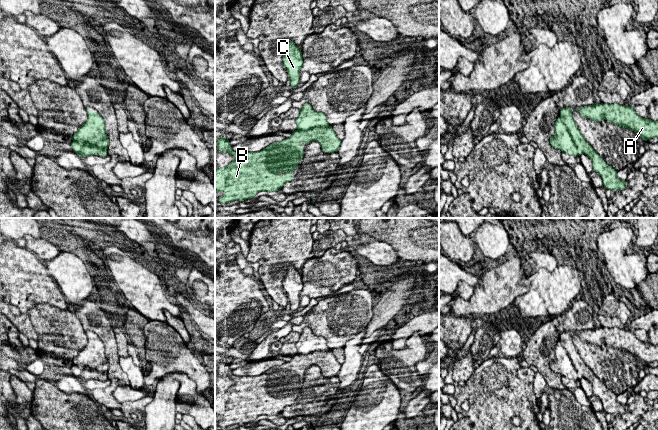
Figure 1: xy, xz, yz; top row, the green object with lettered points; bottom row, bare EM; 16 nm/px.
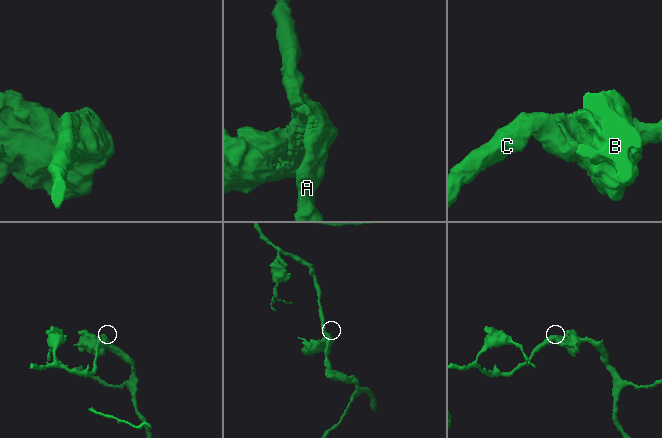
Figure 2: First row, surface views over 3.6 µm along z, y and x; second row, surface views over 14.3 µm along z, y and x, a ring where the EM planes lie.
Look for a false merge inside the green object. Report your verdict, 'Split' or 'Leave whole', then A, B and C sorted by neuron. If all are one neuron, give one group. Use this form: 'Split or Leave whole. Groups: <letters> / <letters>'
Leave whole. Groups: A B C

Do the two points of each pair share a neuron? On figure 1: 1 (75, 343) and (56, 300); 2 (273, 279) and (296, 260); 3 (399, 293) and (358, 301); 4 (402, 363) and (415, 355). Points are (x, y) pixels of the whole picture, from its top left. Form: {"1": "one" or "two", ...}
{"1": "two", "2": "one", "3": "two", "4": "one"}

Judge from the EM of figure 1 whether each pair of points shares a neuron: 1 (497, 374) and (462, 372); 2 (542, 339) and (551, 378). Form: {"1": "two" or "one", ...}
{"1": "two", "2": "one"}

